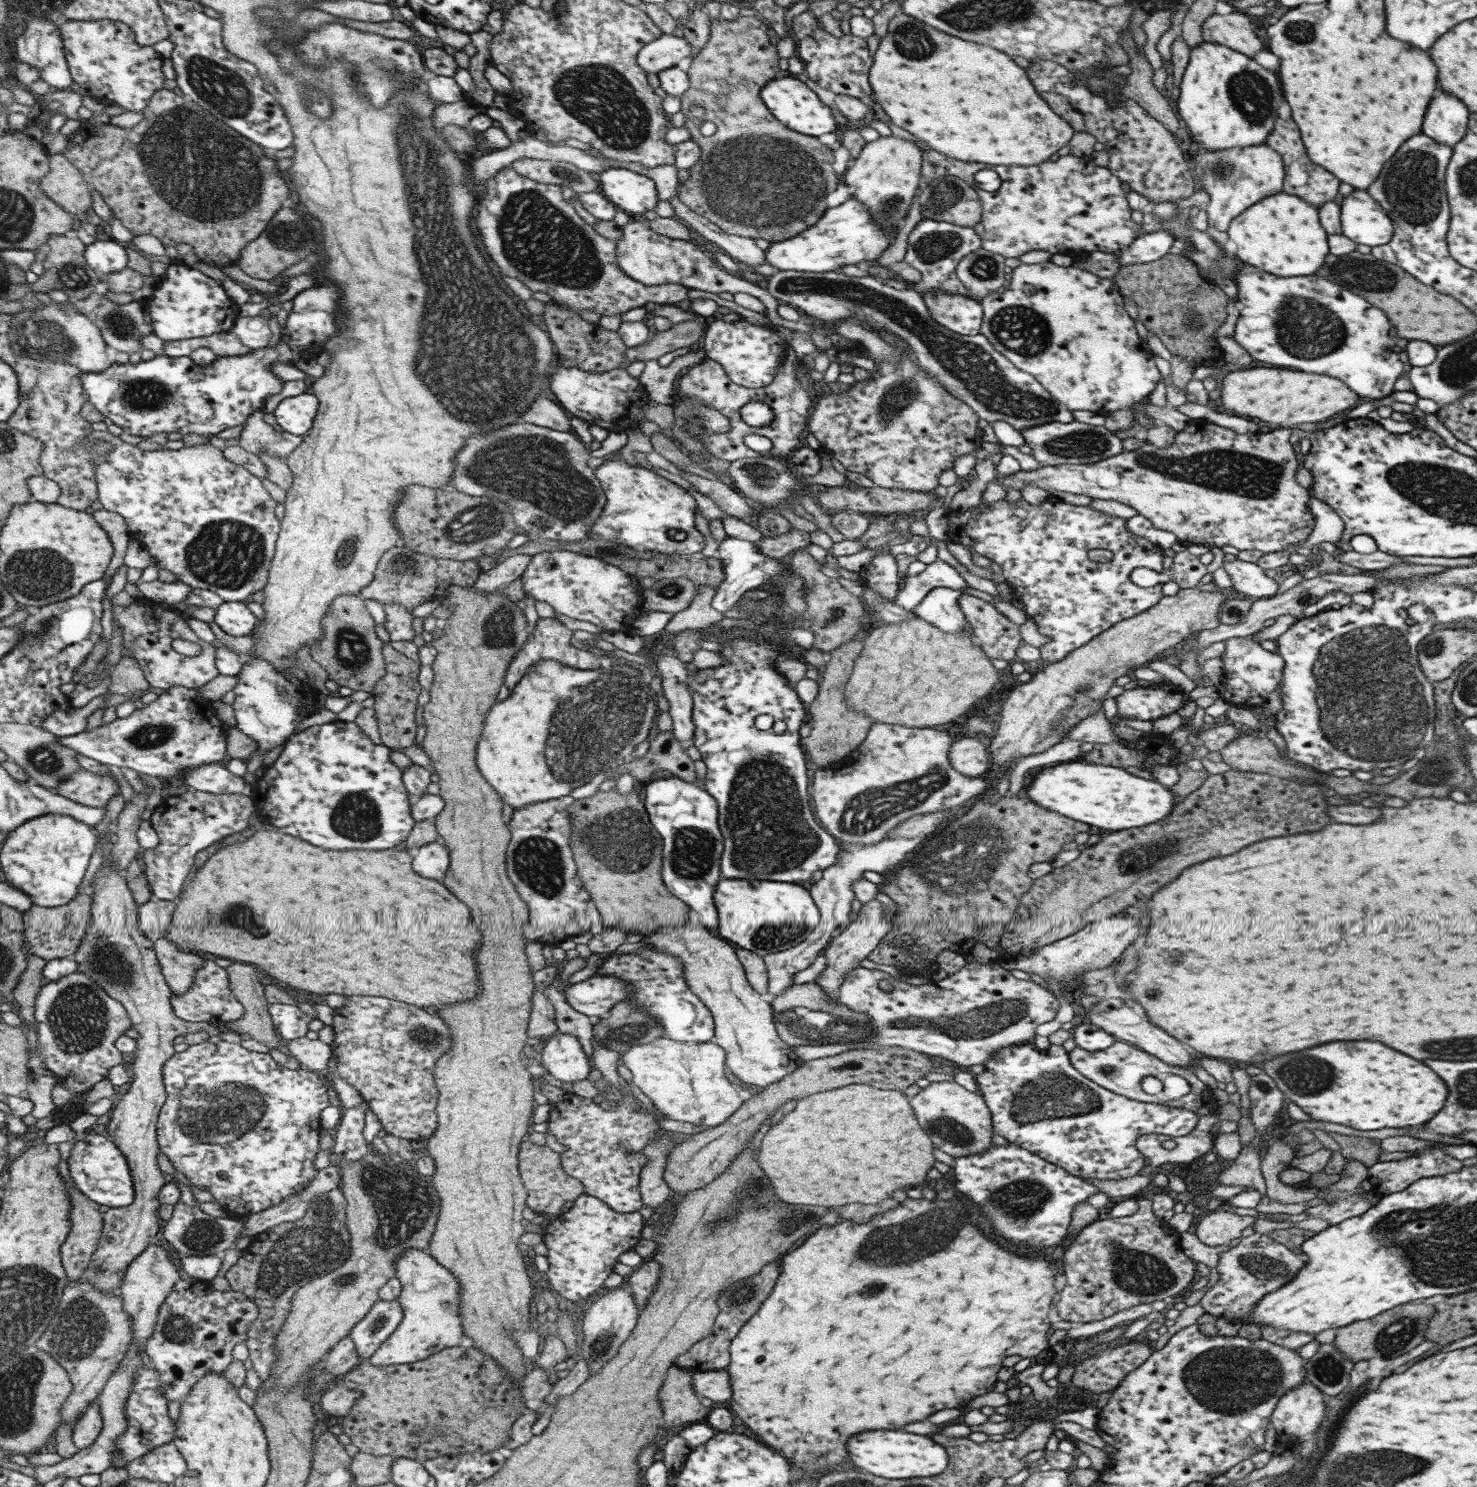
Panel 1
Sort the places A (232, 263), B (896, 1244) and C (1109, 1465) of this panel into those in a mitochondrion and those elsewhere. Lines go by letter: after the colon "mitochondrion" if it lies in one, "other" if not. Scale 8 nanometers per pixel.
A: other
B: mitochondrion
C: other

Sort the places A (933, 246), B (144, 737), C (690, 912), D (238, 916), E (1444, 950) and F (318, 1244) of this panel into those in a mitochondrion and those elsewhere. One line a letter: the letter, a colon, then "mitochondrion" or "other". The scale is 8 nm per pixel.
A: mitochondrion
B: mitochondrion
C: other
D: mitochondrion
E: other
F: mitochondrion

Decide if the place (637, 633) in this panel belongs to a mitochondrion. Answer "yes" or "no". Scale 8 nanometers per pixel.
no

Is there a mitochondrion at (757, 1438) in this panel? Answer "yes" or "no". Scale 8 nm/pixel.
no

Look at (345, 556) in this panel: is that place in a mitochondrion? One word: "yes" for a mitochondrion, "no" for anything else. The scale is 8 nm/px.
yes

